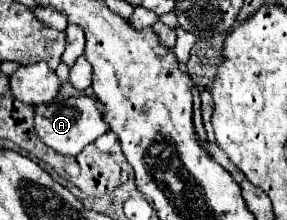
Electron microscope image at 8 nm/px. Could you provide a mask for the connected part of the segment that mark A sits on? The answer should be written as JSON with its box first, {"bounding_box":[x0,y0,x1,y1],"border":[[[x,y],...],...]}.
{"bounding_box":[35,96,109,156],"border":[[[73,96],[61,102],[51,102],[35,114],[35,132],[41,138],[41,142],[45,142],[49,148],[65,156],[77,156],[79,152],[83,152],[87,144],[95,142],[107,130],[109,126],[101,118],[101,108],[97,100],[91,96],[79,96],[79,98]]]}

